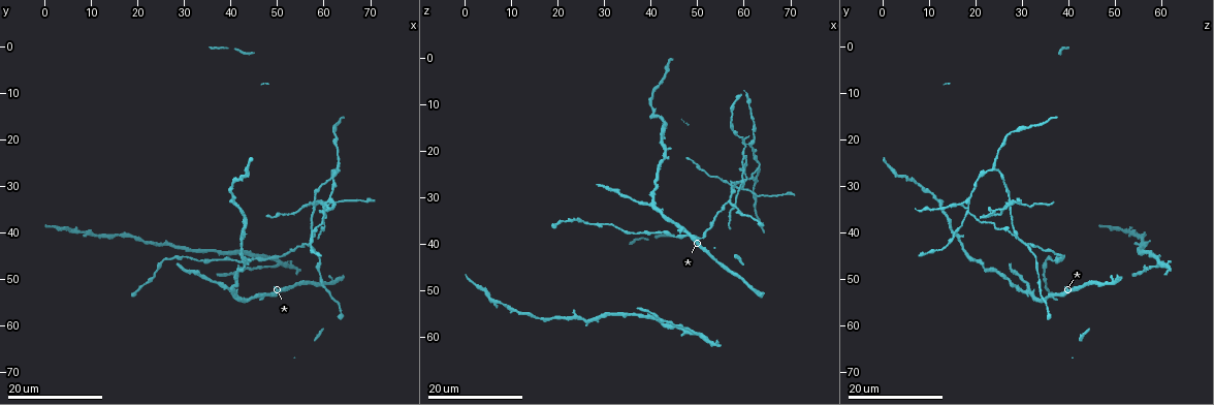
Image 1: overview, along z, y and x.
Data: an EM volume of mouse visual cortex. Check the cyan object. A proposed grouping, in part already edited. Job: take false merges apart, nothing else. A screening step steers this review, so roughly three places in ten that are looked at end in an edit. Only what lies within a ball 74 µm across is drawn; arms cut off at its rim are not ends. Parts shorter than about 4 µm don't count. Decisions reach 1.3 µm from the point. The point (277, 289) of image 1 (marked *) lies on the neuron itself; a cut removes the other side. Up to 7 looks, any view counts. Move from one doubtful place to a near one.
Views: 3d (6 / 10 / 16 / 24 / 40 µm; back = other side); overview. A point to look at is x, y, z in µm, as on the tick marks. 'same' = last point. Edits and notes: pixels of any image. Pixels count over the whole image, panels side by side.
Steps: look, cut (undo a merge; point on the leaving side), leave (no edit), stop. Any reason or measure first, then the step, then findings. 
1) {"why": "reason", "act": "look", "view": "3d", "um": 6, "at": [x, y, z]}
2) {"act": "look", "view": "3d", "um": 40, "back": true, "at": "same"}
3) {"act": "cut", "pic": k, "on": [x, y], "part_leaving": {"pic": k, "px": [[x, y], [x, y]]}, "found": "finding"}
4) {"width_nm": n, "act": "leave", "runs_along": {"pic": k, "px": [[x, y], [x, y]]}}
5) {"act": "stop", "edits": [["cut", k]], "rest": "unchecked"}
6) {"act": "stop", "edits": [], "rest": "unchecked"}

{"why": "looks like a crossing", "act": "look", "view": "3d", "um": 16, "at": [40.0, 52.5, 31.0]}

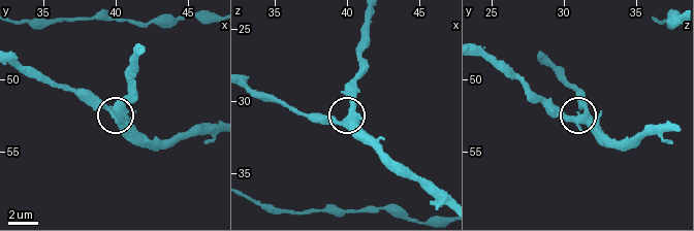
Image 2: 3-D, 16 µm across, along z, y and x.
{"act": "look", "view": "3d", "um": 6, "at": [40.2, 52.8, 30.8]}

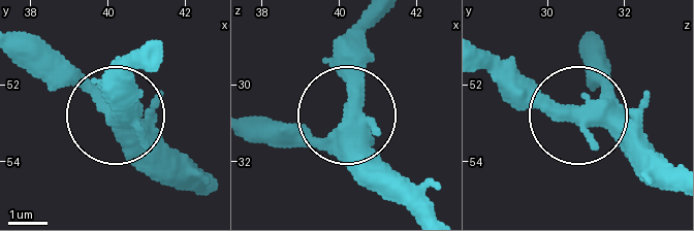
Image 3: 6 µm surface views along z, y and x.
{"act": "leave", "found": "continuous, no second neuron"}

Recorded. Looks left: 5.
{"act": "look", "view": "3d", "um": 24, "at": [57.0, 42.5, 31.0]}

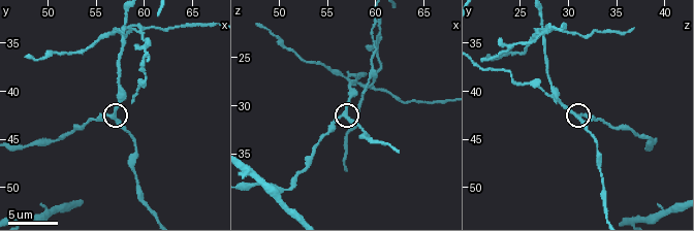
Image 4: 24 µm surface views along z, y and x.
{"why": "zoom in", "act": "look", "view": "3d", "um": 6, "at": [56.6, 42.6, 30.8]}

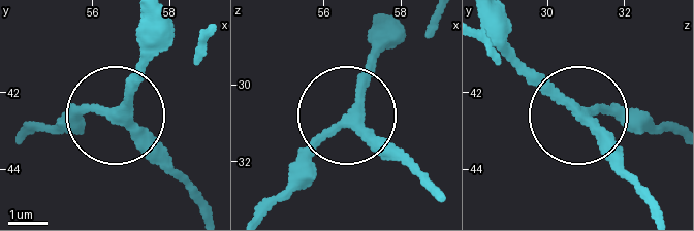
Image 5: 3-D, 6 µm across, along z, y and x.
{"side_arm_um": 36, "arms": 3, "act": "leave", "found": "all the same neuron"}

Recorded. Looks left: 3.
{"why": "four or more arms meet", "act": "look", "view": "3d", "um": 16, "at": [58.0, 33.4, 27.4]}

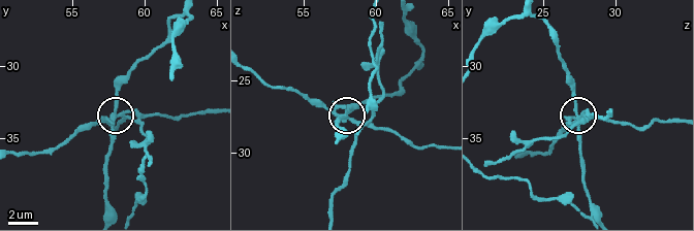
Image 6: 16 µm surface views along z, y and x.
{"act": "look", "view": "3d", "um": 6, "at": [58.2, 33.2, 27.6]}

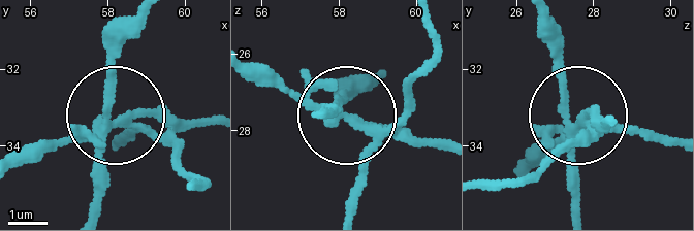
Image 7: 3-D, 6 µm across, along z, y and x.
{"width_nm": 260, "act": "cut", "pic": 7, "on": [149, 130], "found": "two neurons meet here"}

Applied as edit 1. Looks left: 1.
{"act": "stop", "edits": [["cut", 7]], "rest": "unchecked"}

